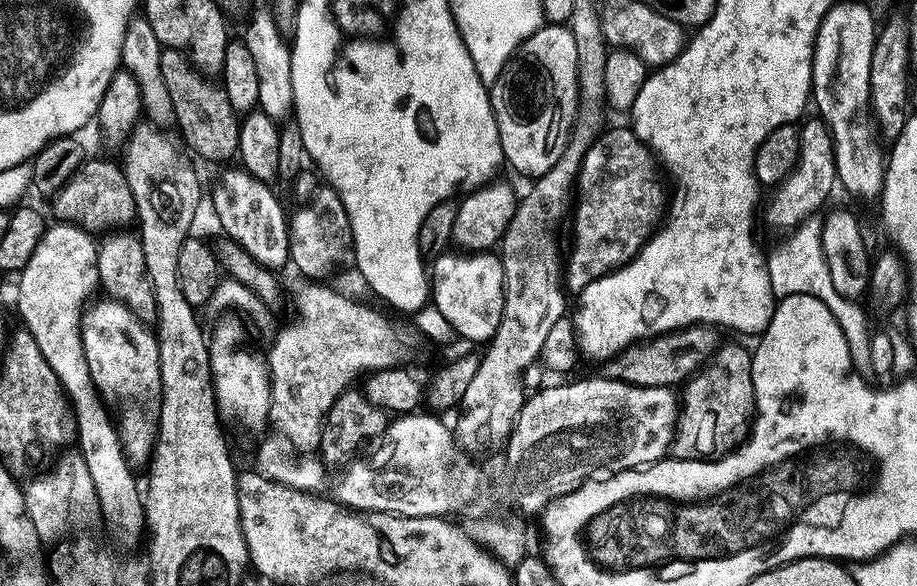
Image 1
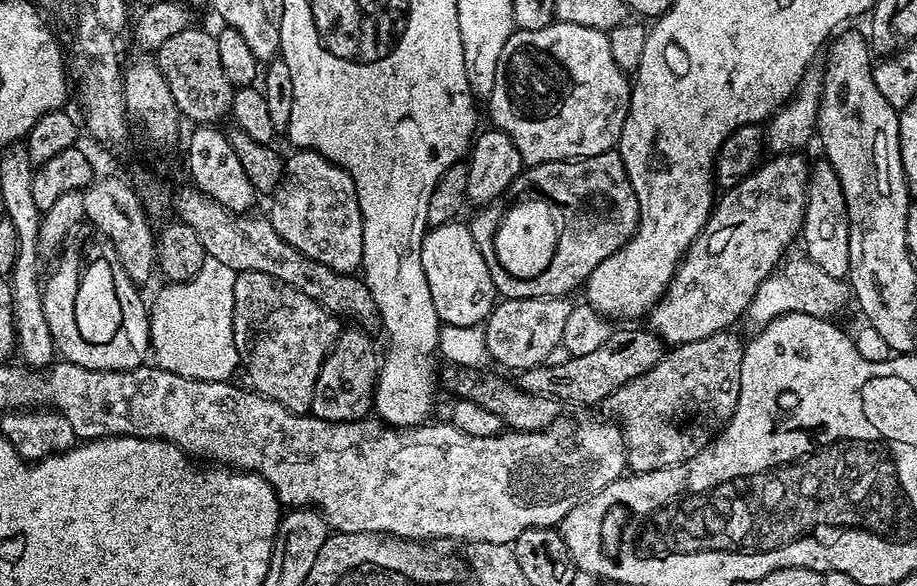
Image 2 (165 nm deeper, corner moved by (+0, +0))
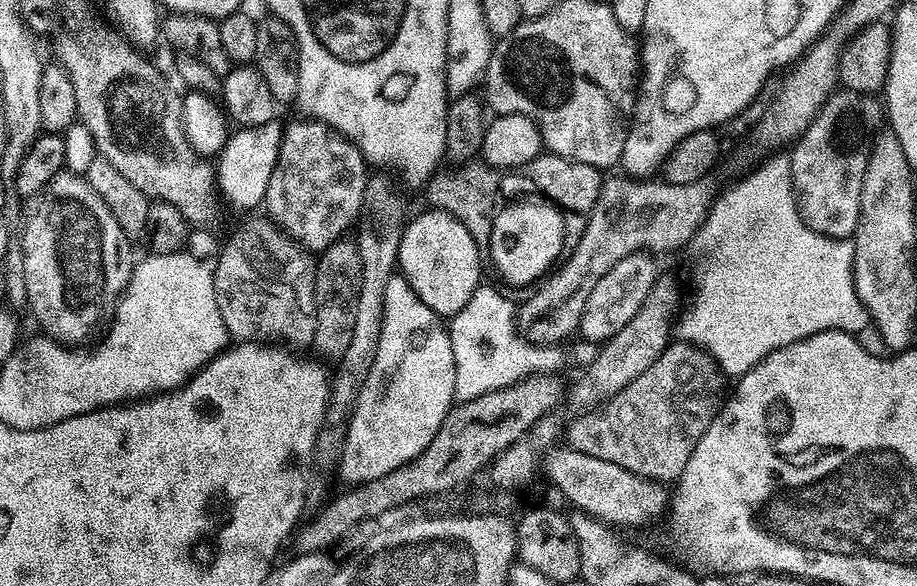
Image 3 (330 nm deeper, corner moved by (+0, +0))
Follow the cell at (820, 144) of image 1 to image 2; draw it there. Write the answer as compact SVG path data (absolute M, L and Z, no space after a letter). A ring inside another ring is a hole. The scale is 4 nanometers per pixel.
M791 151L787 154L777 155L776 160L761 163L760 167L755 172L744 180L739 180L734 187L727 189L723 194L724 197L715 201L712 212L708 215L708 221L703 230L698 234L696 241L690 245L688 251L683 260L680 261L680 265L676 267L675 274L672 275L672 280L668 284L667 290L664 292L664 297L656 303L655 307L648 314L649 329L657 334L662 339L663 343L668 346L675 346L678 344L685 344L686 342L698 342L702 338L710 338L710 334L718 334L719 332L731 329L732 323L739 318L740 315L747 313L752 307L752 299L755 298L757 292L759 292L762 282L771 276L776 271L778 265L785 259L788 247L792 244L792 239L801 235L804 227L804 211L808 205L808 178L810 175L810 164L800 157L799 151Z

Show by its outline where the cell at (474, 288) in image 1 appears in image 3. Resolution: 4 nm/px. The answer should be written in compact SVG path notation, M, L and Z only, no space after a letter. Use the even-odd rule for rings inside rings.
M427 210L407 221L400 239L399 271L410 282L414 294L441 318L458 314L482 284L482 250L470 238L466 226L450 214Z

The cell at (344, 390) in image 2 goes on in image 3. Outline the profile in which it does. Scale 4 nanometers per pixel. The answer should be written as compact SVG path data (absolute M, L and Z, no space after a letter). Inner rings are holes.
M338 239L316 260L316 329L311 347L318 355L329 356L329 361L339 360L354 338L358 290L362 290L362 258L358 258L355 239Z

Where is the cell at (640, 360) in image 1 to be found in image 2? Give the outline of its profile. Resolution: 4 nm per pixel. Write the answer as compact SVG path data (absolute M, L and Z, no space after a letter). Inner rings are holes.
M649 329L643 330L622 330L615 331L611 338L607 339L602 346L594 350L591 354L582 354L574 357L565 357L564 361L551 364L543 364L523 371L518 379L522 389L536 395L546 396L558 402L566 404L596 404L607 401L618 389L625 385L627 381L632 381L640 377L646 370L652 369L664 355L664 343L657 334Z

